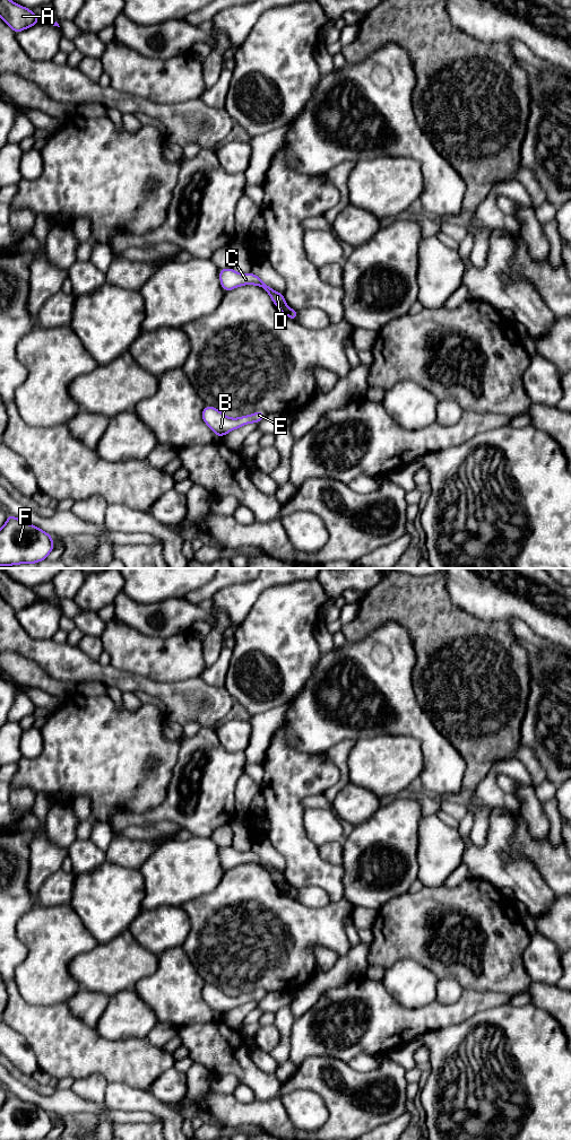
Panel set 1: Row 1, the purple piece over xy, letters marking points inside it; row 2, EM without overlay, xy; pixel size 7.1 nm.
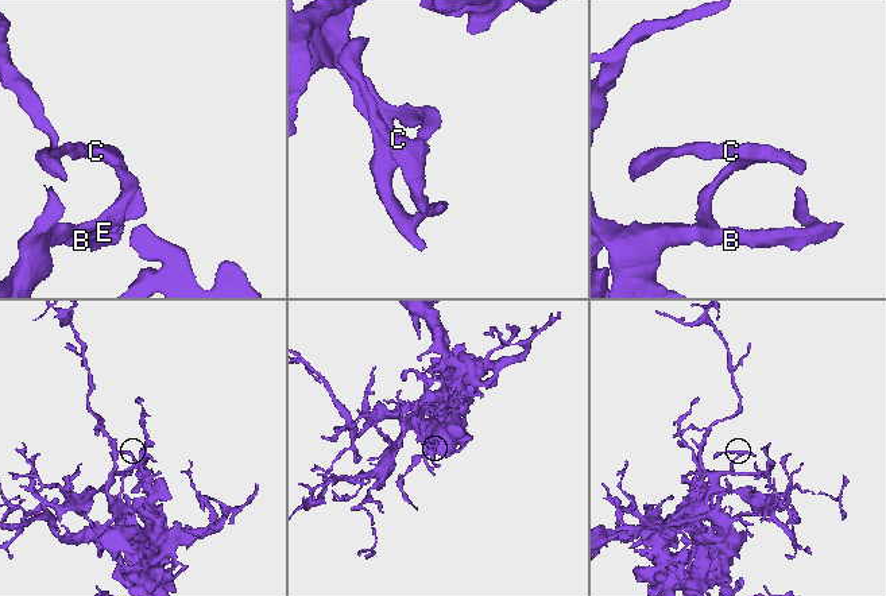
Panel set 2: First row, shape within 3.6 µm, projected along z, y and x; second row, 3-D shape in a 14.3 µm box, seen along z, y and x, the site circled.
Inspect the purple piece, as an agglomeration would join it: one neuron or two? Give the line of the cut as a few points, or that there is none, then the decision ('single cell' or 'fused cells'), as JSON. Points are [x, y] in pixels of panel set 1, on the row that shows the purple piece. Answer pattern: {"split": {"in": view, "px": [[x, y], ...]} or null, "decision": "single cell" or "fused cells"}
{"split": {"in": "xy", "px": [[278, 306], [287, 307]]}, "decision": "fused cells"}

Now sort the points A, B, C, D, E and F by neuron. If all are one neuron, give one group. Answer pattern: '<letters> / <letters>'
A B E F / C D

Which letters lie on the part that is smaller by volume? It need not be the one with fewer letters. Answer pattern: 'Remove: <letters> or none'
Remove: C, D

